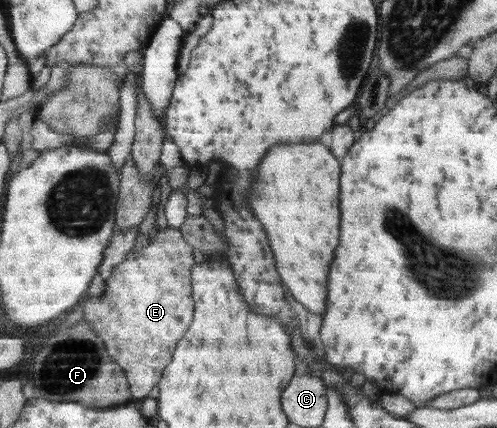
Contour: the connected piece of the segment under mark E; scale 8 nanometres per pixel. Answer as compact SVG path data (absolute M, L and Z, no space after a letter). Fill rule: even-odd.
M169 226L152 235L147 247L131 249L126 260L113 270L111 278L106 281L106 289L99 298L90 297L82 303L84 317L93 330L104 340L108 353L118 362L129 380L129 388L135 399L145 399L153 388L159 386L161 376L171 364L179 340L192 327L196 314L196 302L193 296L192 274L195 265L193 246L191 246L179 229Z

